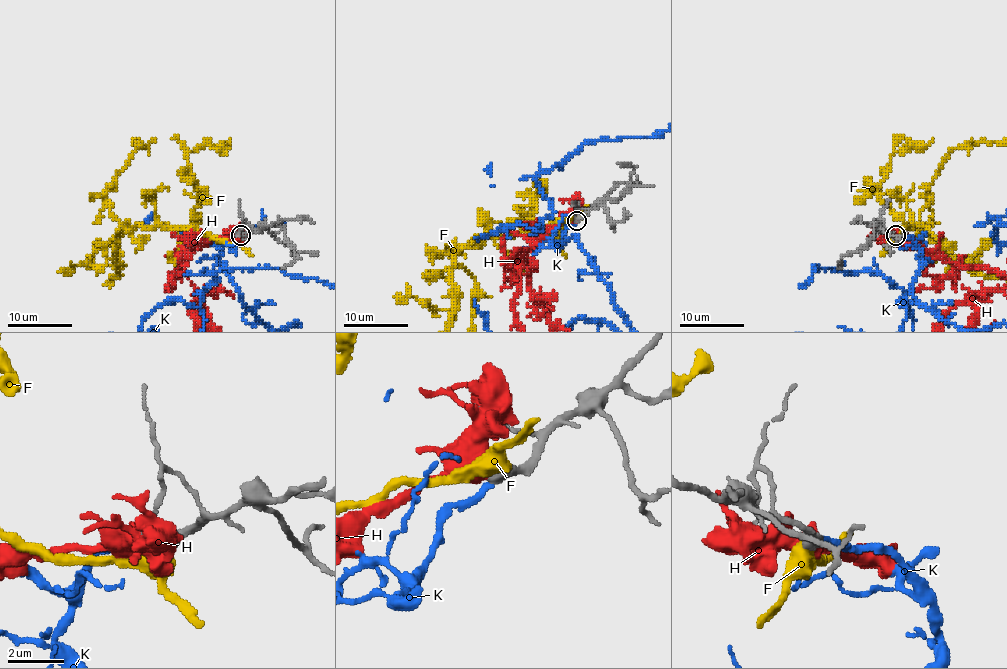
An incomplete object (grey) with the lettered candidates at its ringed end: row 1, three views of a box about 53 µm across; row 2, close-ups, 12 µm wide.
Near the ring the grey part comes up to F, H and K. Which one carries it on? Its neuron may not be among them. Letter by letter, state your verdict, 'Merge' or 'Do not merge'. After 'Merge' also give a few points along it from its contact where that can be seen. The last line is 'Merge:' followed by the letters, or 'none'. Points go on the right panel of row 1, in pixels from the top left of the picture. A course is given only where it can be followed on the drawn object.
F: Do not merge
H: Do not merge
K: Merge
Merge: K

